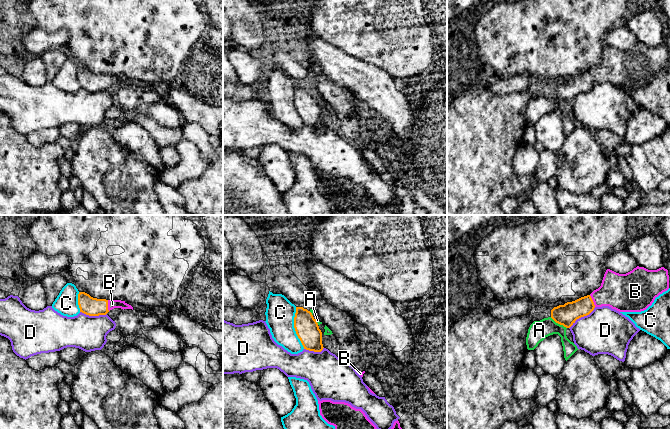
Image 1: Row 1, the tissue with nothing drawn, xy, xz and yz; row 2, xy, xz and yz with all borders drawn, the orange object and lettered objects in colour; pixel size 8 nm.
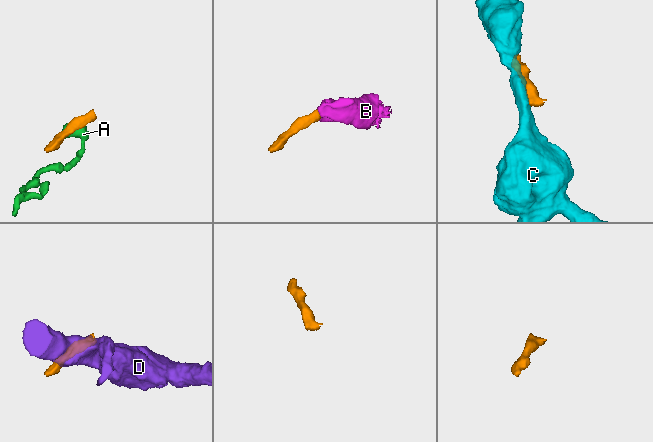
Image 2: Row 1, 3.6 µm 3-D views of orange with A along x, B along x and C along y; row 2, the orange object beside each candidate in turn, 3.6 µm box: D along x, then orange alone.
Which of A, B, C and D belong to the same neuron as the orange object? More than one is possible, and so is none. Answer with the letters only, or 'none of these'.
B

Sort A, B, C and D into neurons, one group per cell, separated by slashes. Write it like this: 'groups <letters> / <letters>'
groups A / B / C / D

